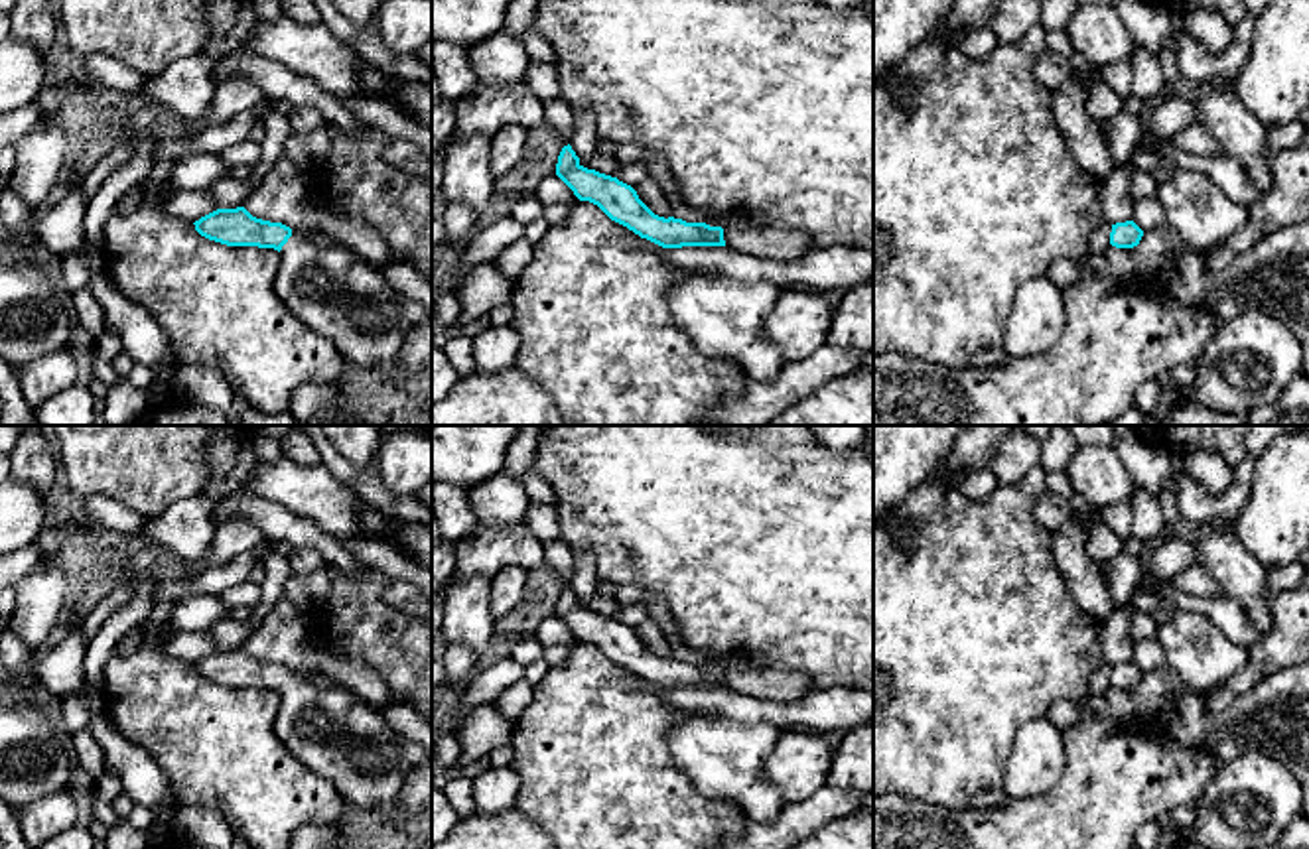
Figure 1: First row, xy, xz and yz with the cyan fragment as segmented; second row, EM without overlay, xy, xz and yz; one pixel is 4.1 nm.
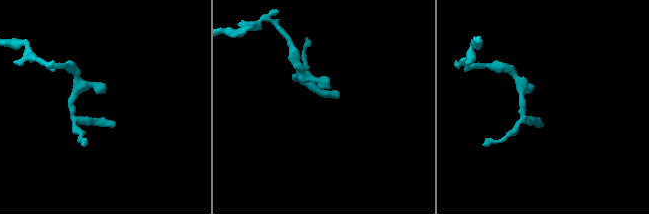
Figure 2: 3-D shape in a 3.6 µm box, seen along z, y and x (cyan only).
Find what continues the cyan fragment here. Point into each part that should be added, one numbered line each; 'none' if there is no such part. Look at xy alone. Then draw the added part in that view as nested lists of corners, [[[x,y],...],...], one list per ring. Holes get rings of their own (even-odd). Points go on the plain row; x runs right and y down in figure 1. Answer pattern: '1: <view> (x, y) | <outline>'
1: xy (336, 735) | [[[292,676],[280,691],[274,731],[288,752],[359,808],[390,804],[408,776],[430,762],[426,749],[400,733],[373,707],[341,687],[321,689]]]

